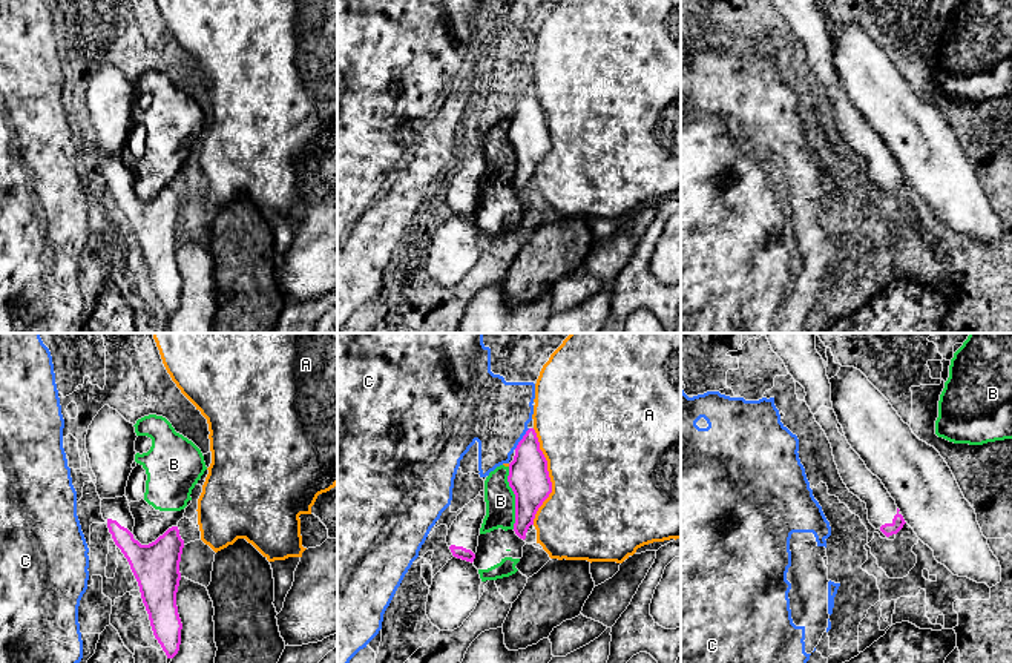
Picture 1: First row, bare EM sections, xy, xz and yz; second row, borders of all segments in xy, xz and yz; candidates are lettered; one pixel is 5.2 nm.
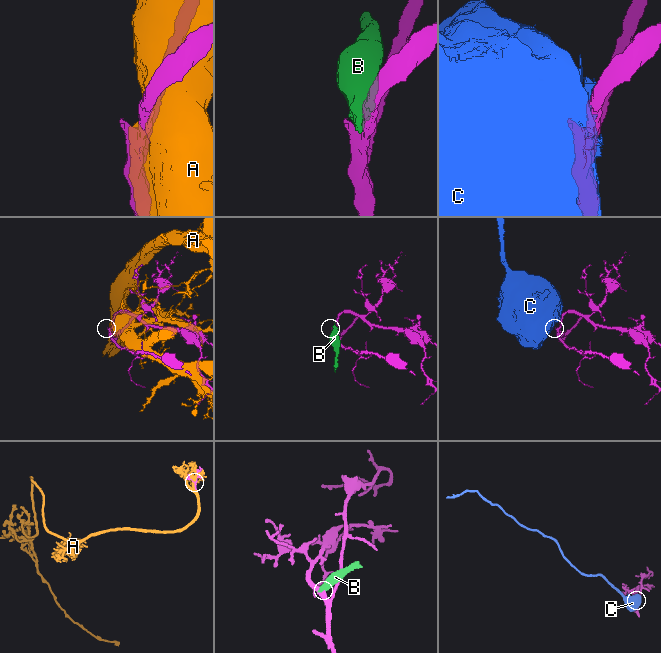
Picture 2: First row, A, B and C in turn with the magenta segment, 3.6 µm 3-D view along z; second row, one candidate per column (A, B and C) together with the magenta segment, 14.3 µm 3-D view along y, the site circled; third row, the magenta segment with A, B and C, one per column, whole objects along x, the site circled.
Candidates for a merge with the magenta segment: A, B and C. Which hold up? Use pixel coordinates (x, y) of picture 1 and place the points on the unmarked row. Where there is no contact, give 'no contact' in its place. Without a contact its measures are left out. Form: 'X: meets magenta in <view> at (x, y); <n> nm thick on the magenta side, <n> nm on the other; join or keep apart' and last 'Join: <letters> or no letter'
A: meets magenta in xz at (548, 132); 220 nm thick on the magenta side, 480 nm on the other; keep apart
B: meets magenta in xz at (515, 154); 220 nm thick on the magenta side, 160 nm on the other; keep apart
C: meets magenta in xz at (522, 95); 220 nm thick on the magenta side, 360 nm on the other; keep apart
Join: no letter

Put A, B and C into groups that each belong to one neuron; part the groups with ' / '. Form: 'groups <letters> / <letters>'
groups A / B / C

